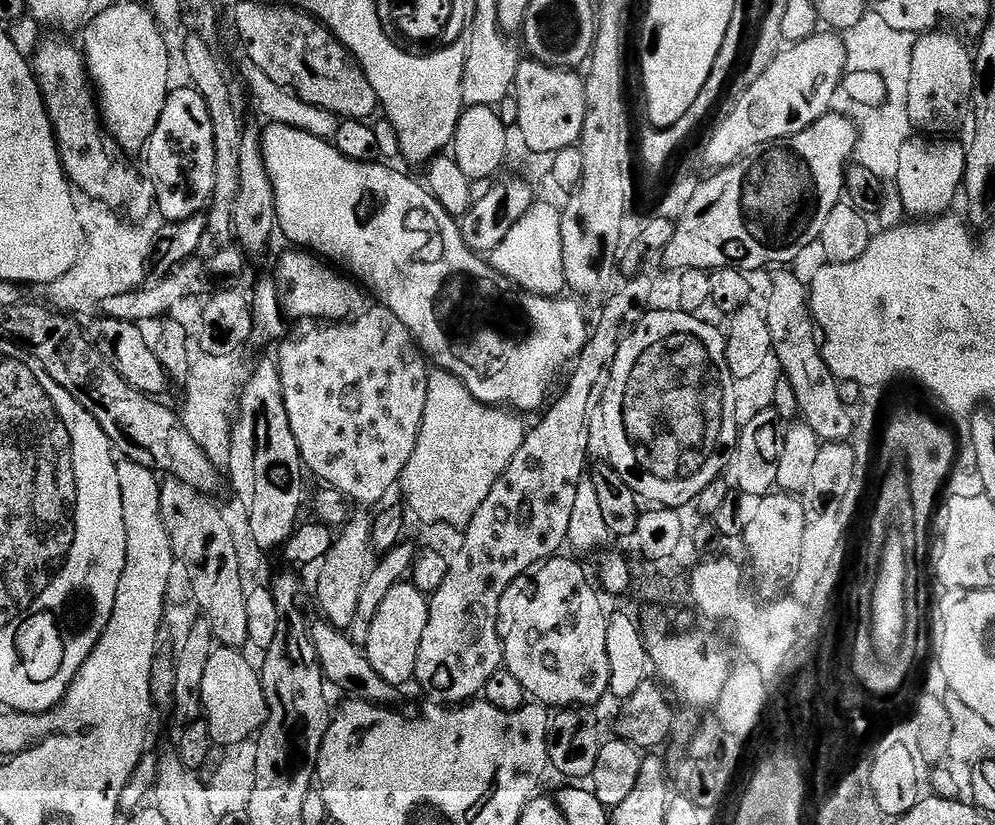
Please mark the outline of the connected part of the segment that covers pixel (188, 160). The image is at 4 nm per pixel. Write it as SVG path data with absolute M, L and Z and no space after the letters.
M191 86L185 88L173 87L166 98L166 106L162 106L162 118L158 118L158 126L154 130L154 134L148 139L148 147L146 149L146 157L148 156L148 172L146 168L146 176L152 186L154 193L154 204L165 216L164 220L168 222L182 221L190 219L194 215L203 213L205 209L211 205L212 195L214 194L214 126L210 126L210 110L206 110L206 98L202 98L202 94L198 94L198 90Z

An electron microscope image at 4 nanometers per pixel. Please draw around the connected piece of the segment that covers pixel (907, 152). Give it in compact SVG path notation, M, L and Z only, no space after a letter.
M923 134L913 135L902 146L899 167L894 179L894 189L901 195L902 206L912 218L935 218L943 216L959 197L966 170L966 148L956 138L929 138Z

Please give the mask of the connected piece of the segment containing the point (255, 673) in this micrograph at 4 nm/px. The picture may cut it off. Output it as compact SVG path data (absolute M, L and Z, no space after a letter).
M217 647L210 654L210 662L206 662L206 675L202 681L203 719L208 722L213 745L240 744L243 740L251 741L263 728L268 719L268 703L264 693L264 683L260 680L260 672L244 657L245 653L238 648Z

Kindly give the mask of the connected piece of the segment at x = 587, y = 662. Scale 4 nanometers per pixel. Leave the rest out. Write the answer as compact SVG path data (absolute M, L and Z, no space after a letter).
M560 559L546 560L535 569L536 585L532 588L532 597L513 614L512 625L502 636L503 667L522 682L525 693L535 703L543 704L549 710L596 706L592 704L610 692L610 654L606 650L609 613L604 612L601 593L592 589L583 566L572 560Z

